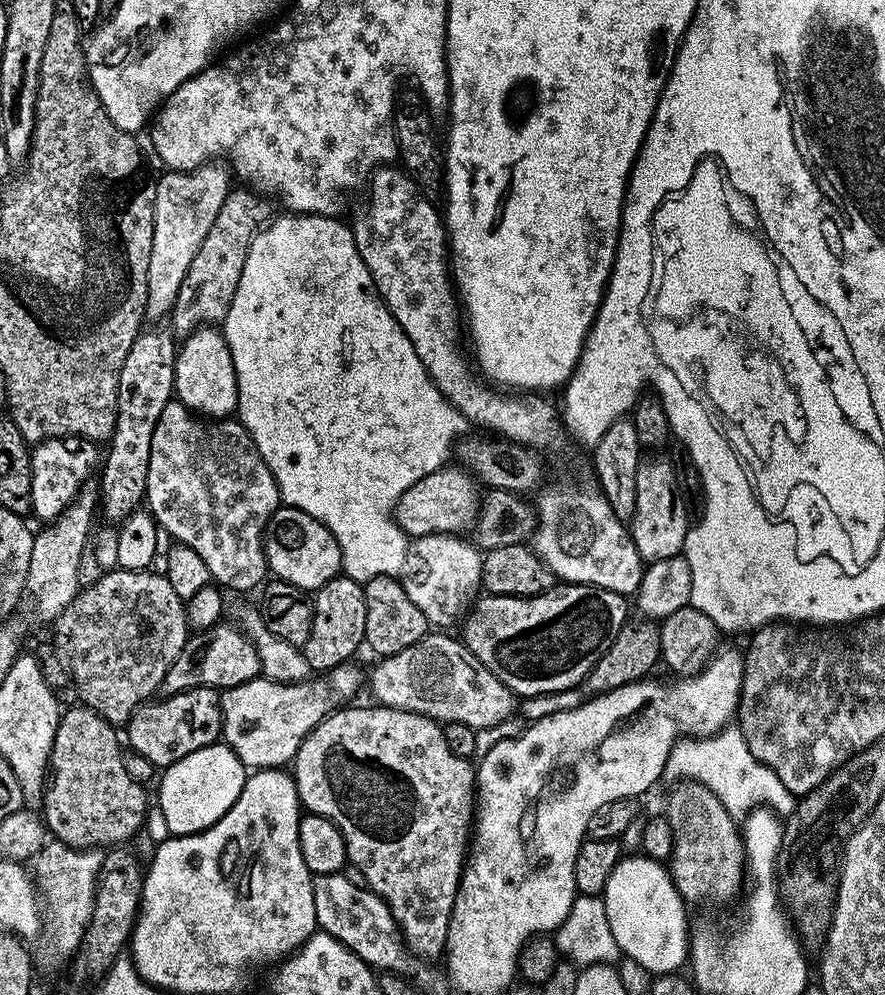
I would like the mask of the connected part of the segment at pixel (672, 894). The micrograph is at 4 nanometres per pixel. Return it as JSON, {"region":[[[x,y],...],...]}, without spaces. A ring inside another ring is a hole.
{"region":[[[632,854],[621,859],[620,865],[610,874],[610,882],[606,882],[602,899],[606,906],[606,918],[610,918],[610,931],[618,941],[621,953],[627,959],[638,962],[638,966],[646,966],[653,974],[676,974],[690,960],[690,927],[688,928],[688,912],[684,909],[686,900],[675,888],[675,882],[669,875],[669,869],[661,861],[649,860],[643,854]]]}

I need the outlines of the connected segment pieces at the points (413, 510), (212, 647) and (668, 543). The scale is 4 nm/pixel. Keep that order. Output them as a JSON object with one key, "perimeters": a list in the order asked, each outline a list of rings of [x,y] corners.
{"perimeters":[[[[445,466],[434,470],[434,474],[426,474],[402,494],[396,503],[394,519],[405,536],[417,538],[440,533],[464,534],[467,528],[475,525],[482,503],[482,492],[478,481],[471,472],[463,467]]],[[[220,622],[206,632],[209,640],[205,644],[193,643],[174,658],[174,666],[166,670],[166,678],[160,684],[160,692],[165,697],[185,692],[191,688],[214,688],[227,690],[242,686],[261,675],[260,659],[252,641],[243,631],[231,628],[226,622]]],[[[645,459],[637,470],[637,508],[630,521],[630,531],[638,554],[646,562],[665,560],[683,553],[690,519],[680,488],[678,472],[676,476],[668,460]]]]}

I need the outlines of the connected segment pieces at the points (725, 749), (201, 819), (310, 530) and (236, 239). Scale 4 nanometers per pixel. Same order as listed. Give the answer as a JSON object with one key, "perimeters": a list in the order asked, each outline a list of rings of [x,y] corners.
{"perimeters":[[[[729,726],[705,737],[683,737],[677,740],[667,756],[663,779],[671,782],[695,779],[710,787],[735,819],[740,820],[755,808],[769,807],[779,815],[789,815],[795,808],[796,798],[778,776],[751,754],[739,727]]],[[[217,742],[172,763],[161,776],[158,780],[158,804],[164,822],[171,831],[169,833],[177,837],[203,832],[224,817],[241,796],[248,770],[231,747]]],[[[287,506],[277,508],[275,514],[269,518],[268,524],[264,528],[264,559],[267,571],[275,579],[284,580],[288,584],[293,584],[305,590],[319,590],[323,584],[341,575],[344,562],[338,542],[329,528],[322,522],[310,518],[310,514]]],[[[240,186],[237,192],[236,189],[229,191],[226,202],[222,202],[222,210],[218,210],[218,218],[214,218],[214,226],[210,226],[202,246],[198,246],[190,270],[186,270],[176,305],[170,313],[173,329],[196,330],[201,326],[216,326],[228,317],[234,302],[234,290],[238,290],[238,278],[242,278],[242,266],[246,266],[252,239],[258,231],[256,220],[269,219],[267,203],[269,201],[261,193],[244,186]]]]}

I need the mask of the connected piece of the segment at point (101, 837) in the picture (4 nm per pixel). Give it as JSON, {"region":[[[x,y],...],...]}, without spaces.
{"region":[[[75,706],[63,713],[60,717],[60,725],[58,730],[54,734],[54,746],[52,747],[52,759],[50,761],[50,779],[47,781],[44,789],[44,803],[42,805],[42,819],[45,823],[47,831],[57,840],[62,841],[64,844],[71,846],[72,848],[112,848],[115,846],[123,845],[127,843],[142,826],[144,822],[144,815],[148,812],[148,796],[144,793],[146,790],[145,785],[136,781],[126,772],[126,766],[124,765],[124,756],[122,751],[120,752],[120,744],[122,748],[122,740],[116,737],[117,729],[113,725],[109,724],[107,720],[100,717],[97,712],[90,710],[83,706]]]}

